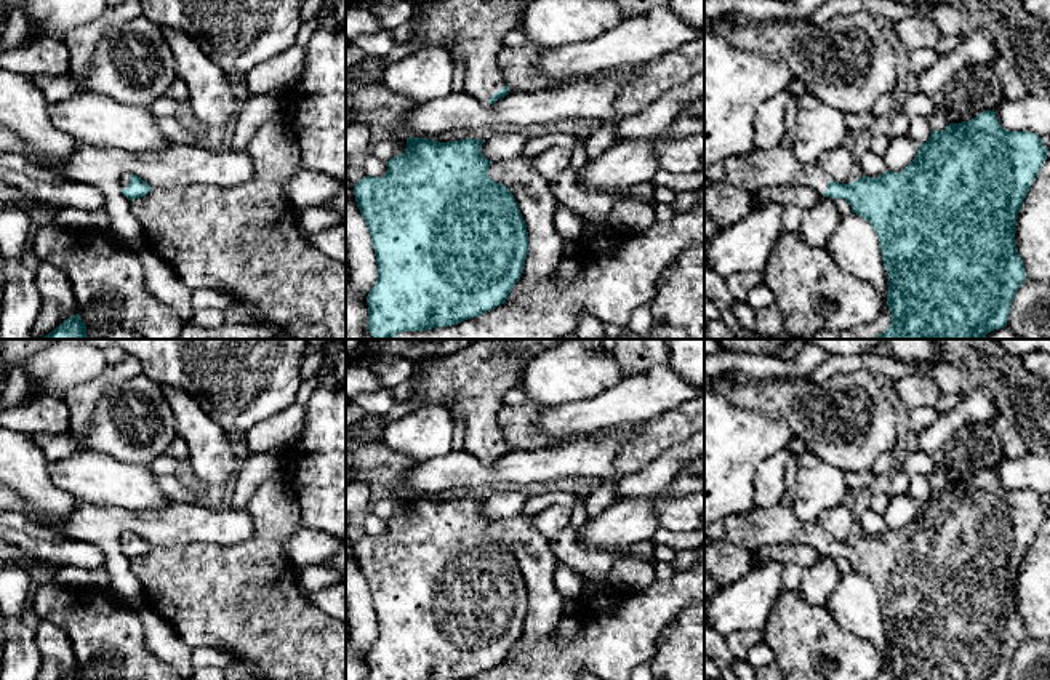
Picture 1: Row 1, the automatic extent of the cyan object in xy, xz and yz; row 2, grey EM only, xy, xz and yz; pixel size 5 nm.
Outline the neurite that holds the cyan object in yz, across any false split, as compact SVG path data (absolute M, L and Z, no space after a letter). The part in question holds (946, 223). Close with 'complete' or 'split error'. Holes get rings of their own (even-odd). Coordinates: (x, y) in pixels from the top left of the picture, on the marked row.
M994 109L978 114L970 122L949 123L943 131L932 131L927 142L919 146L916 158L900 173L885 171L877 178L863 176L850 184L839 184L832 181L818 163L800 162L789 147L776 146L773 149L754 149L751 154L728 157L707 168L704 176L712 182L728 182L749 195L755 195L762 189L773 186L805 186L812 187L820 197L832 197L836 200L845 198L852 211L864 218L876 230L879 238L882 259L888 274L887 306L892 310L892 325L872 339L983 339L988 333L1007 326L1010 306L1018 288L1026 280L1024 264L1018 254L1015 243L1016 219L1037 173L1048 157L1048 147L1044 146L1042 138L1032 131L1008 131L999 125Z; split error

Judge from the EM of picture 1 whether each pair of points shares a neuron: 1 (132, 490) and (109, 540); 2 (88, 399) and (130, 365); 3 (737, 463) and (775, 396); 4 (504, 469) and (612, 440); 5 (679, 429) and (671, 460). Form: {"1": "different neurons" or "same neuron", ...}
{"1": "different neurons", "2": "same neuron", "3": "different neurons", "4": "same neuron", "5": "different neurons"}

